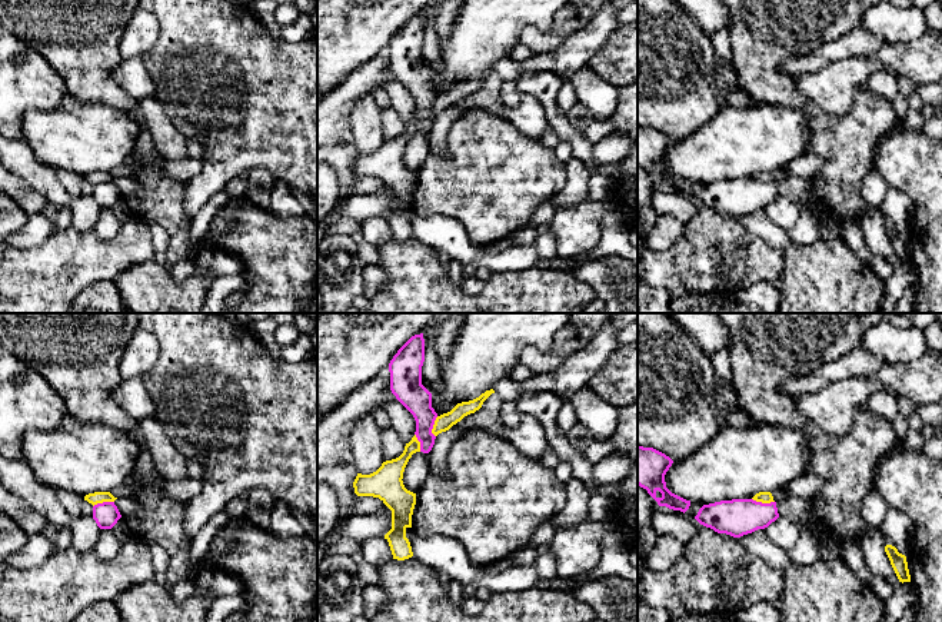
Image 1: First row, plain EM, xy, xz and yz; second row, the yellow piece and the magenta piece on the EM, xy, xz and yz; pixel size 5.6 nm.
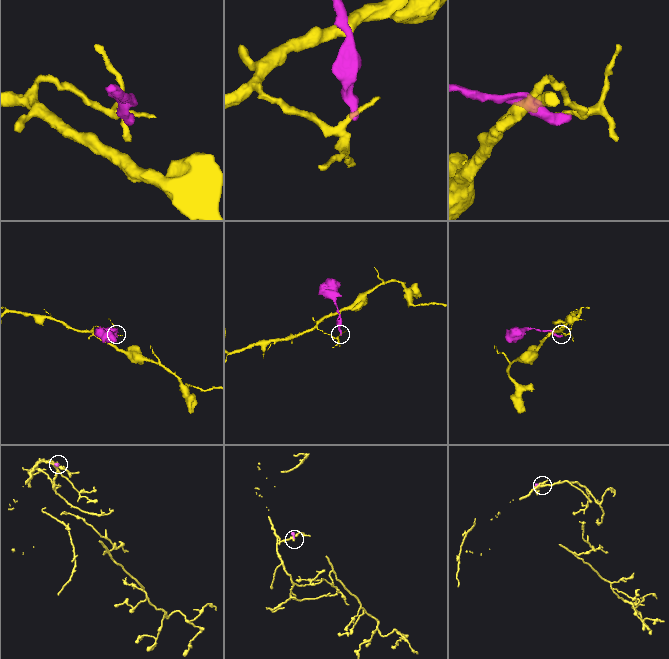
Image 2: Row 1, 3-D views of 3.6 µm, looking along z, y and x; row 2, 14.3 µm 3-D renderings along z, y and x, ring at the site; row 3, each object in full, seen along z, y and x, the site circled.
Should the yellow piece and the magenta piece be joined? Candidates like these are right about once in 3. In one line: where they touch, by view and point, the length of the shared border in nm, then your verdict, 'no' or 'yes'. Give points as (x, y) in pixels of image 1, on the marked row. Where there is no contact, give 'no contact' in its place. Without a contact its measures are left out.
meets yellow in yz at (764, 502); contact 130 nm long; no

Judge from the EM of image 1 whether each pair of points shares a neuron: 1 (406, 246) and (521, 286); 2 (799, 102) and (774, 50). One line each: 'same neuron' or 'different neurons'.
1: same neuron
2: same neuron

